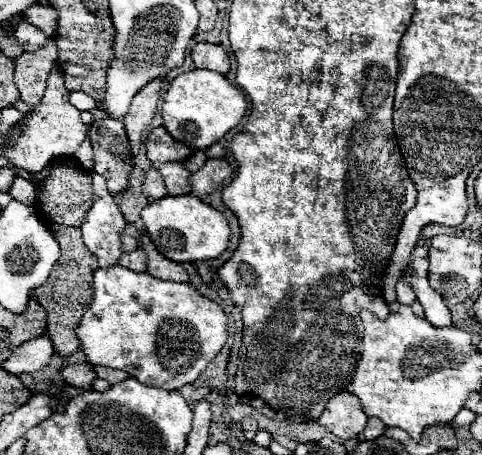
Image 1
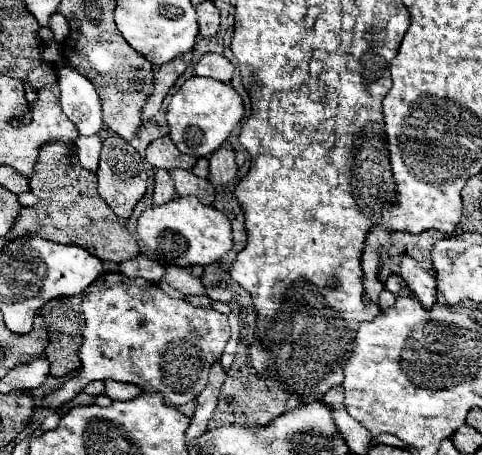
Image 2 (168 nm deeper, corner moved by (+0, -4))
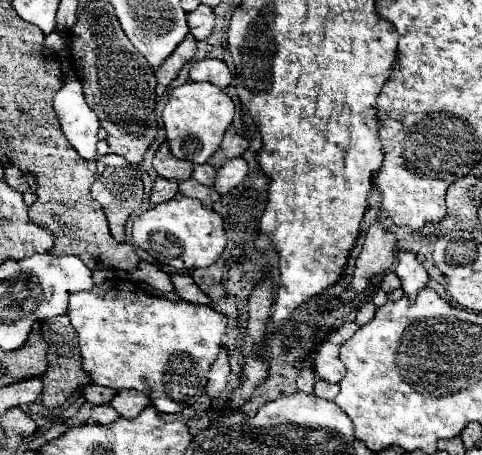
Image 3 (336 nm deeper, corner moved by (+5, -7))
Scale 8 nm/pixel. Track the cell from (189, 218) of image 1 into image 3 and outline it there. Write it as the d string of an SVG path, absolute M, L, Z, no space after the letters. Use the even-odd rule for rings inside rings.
M190 197L164 201L142 213L132 225L132 239L160 265L170 265L174 269L210 267L226 247L222 217L216 211L204 207L198 199Z

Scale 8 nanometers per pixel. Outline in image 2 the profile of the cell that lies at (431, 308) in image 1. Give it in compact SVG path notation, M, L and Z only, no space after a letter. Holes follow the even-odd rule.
M403 256L401 260L401 278L405 280L407 288L419 298L419 302L425 308L431 308L437 302L437 288L435 288L435 278L425 272L417 260L411 256Z

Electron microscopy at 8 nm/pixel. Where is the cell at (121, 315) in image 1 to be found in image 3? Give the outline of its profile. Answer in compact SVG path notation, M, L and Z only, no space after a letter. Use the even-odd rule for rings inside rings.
M108 279L92 291L70 295L68 315L78 333L82 367L88 371L92 383L108 385L116 391L142 391L152 399L160 413L180 413L204 395L208 369L218 357L222 335L226 331L226 317L216 313L210 305L192 305L186 301L156 297L126 279Z

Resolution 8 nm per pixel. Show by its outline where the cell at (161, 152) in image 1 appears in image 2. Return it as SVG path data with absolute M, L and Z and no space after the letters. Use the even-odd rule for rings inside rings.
M163 136L163 138L157 138L155 142L151 142L147 146L145 158L153 168L165 168L165 170L193 168L197 162L193 156L181 154L169 136Z

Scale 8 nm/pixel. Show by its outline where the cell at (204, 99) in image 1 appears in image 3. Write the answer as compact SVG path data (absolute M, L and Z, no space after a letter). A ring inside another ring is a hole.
M188 81L172 89L170 101L162 111L162 121L172 155L192 163L208 163L210 155L220 147L226 129L234 119L234 101L212 83Z

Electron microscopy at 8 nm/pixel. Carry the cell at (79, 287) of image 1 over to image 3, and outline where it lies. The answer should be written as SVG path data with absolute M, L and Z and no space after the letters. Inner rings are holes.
M64 313L64 315L58 315L54 319L46 319L42 321L42 337L44 341L48 343L48 369L44 371L44 375L40 377L42 383L44 383L44 389L42 389L42 403L46 407L58 407L64 403L64 399L80 385L86 385L90 383L90 377L86 375L86 371L82 369L80 365L80 347L78 347L78 337L76 337L76 331L74 327L70 325L70 317Z

